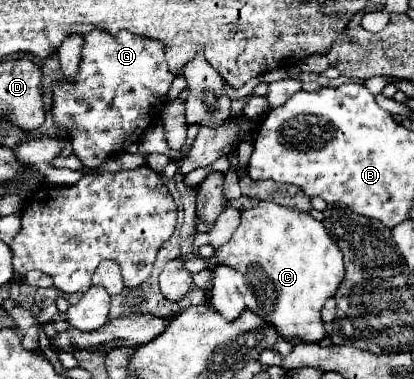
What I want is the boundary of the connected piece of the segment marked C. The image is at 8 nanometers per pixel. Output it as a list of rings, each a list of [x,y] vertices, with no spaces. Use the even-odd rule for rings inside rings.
[[[260,202],[258,206],[242,212],[238,230],[232,234],[228,244],[216,249],[212,258],[189,256],[184,267],[195,274],[207,264],[219,264],[221,261],[244,274],[248,284],[246,306],[276,326],[284,338],[298,336],[302,342],[318,342],[326,336],[320,310],[326,298],[334,296],[342,282],[344,266],[342,252],[328,236],[322,222],[296,208]]]

